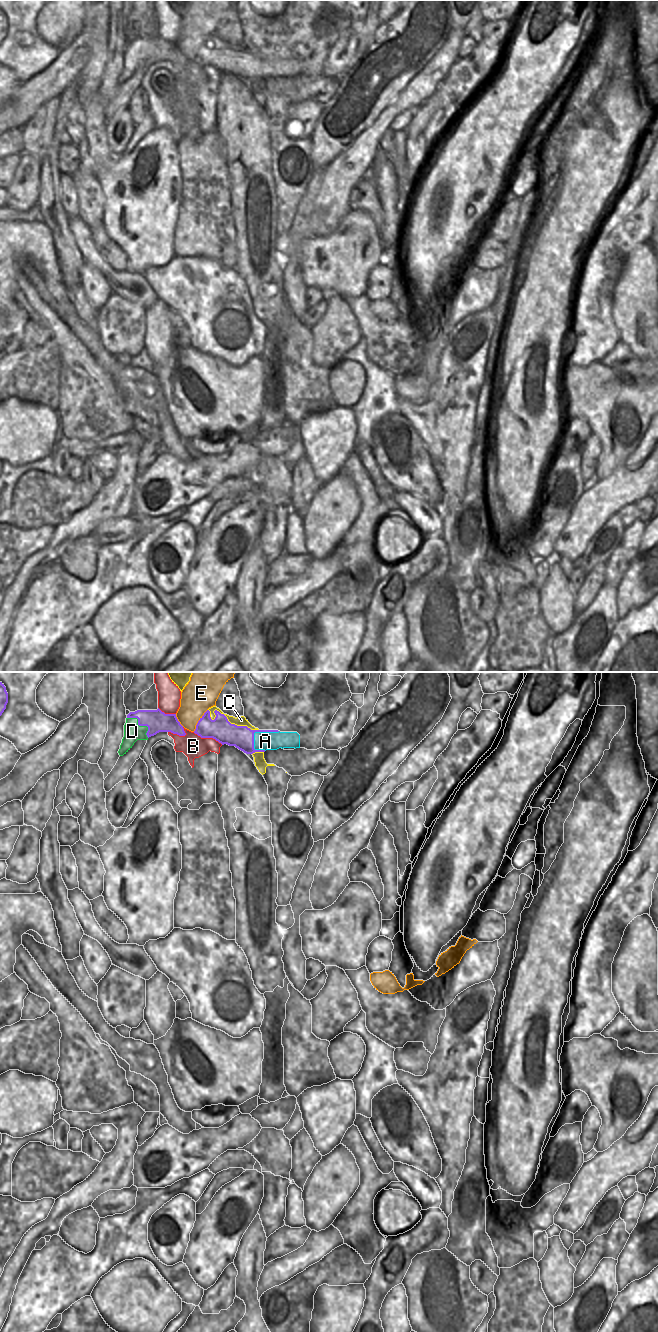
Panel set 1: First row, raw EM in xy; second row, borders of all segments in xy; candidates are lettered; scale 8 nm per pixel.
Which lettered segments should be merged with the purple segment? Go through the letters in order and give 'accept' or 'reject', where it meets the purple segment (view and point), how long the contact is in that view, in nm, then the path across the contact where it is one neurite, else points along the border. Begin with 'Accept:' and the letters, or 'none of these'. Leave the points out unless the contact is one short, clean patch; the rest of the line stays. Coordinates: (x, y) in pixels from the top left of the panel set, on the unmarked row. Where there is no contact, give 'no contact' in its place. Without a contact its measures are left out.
Accept: A
A: accept; meets purple in xy at (259, 59); contact 260 nm long; runs through xy (242, 65), (250, 65), (259, 59), (265, 69)
B: reject; meets purple in xy at (208, 65); contact 260 nm long
C: reject; meets purple in xy at (226, 46); contact 440 nm long
D: reject; meets purple in xy at (140, 53); contact 240 nm long; border along xy (127, 45), (135, 45), (139, 53), (145, 53), (148, 65)
E: reject; meets purple in xy at (199, 48); contact 220 nm long; border along xy (207, 37), (193, 59)

